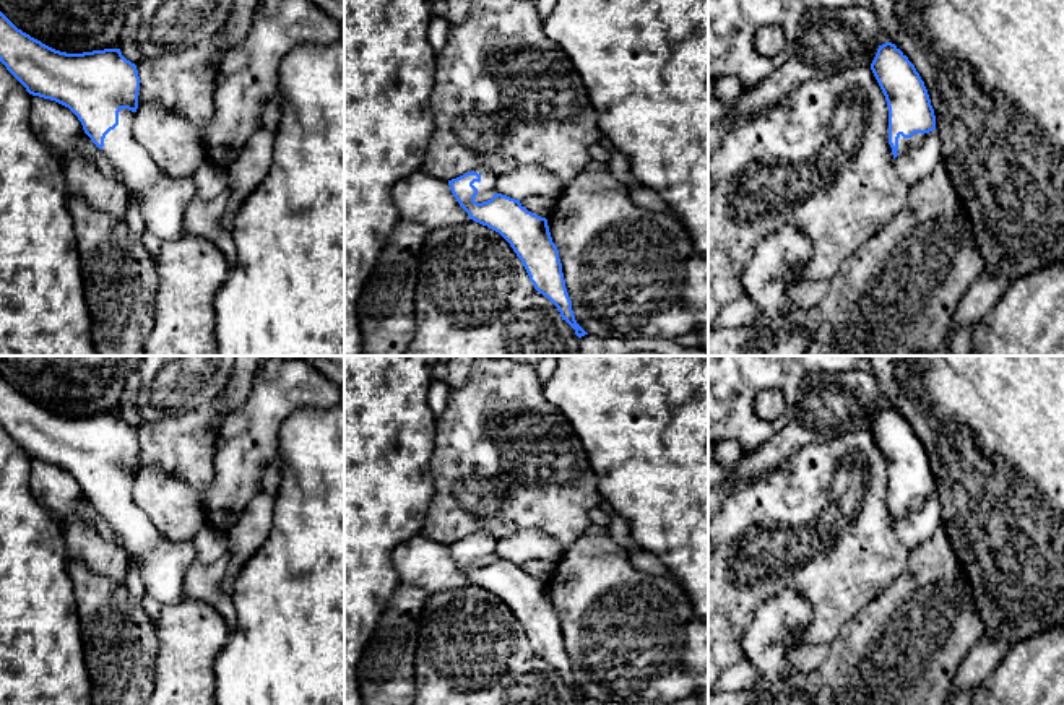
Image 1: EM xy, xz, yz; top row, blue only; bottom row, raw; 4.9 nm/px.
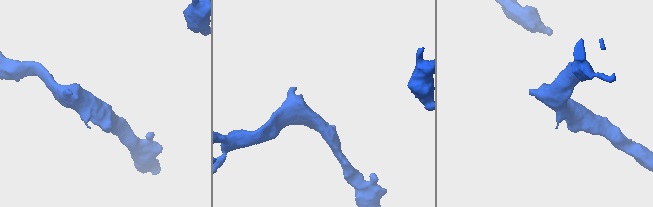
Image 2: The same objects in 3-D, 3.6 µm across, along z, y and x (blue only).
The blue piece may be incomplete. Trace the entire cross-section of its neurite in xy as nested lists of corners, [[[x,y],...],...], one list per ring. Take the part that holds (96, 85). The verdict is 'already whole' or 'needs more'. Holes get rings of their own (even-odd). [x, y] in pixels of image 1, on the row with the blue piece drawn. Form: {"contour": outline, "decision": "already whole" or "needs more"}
{"contour": [[[0,11],[0,62],[29,94],[55,101],[78,117],[84,133],[106,154],[127,190],[140,197],[140,211],[149,232],[161,242],[187,234],[185,208],[197,195],[197,187],[192,179],[172,177],[162,171],[135,140],[140,76],[136,65],[127,60],[120,49],[60,52],[18,29]]], "decision": "needs more"}

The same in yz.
{"contour": [[[892,42],[879,45],[871,70],[889,107],[889,146],[893,159],[915,133],[936,130],[936,115],[924,81],[908,57]]], "decision": "needs more"}

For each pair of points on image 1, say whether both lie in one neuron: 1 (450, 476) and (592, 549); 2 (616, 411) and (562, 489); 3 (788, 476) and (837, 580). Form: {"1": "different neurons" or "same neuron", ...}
{"1": "different neurons", "2": "different neurons", "3": "same neuron"}

